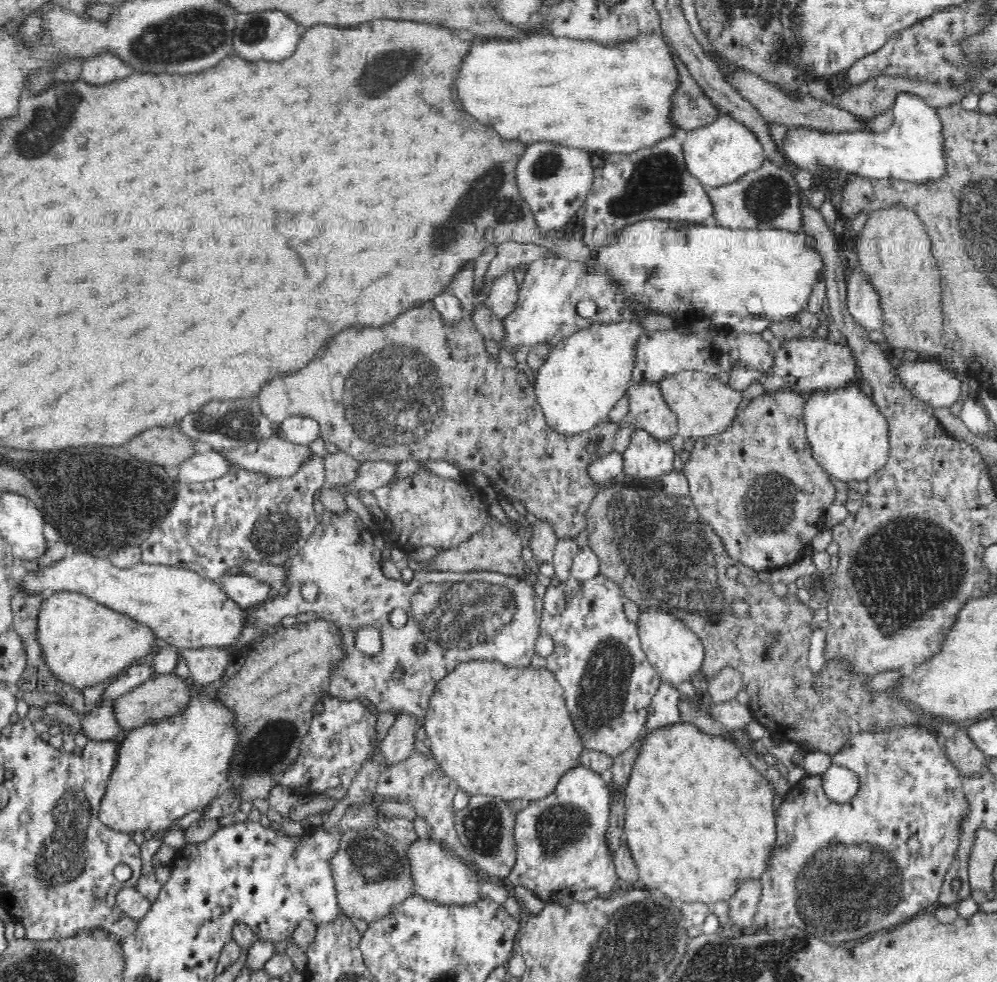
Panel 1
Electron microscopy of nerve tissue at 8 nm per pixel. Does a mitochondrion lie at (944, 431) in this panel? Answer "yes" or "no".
no

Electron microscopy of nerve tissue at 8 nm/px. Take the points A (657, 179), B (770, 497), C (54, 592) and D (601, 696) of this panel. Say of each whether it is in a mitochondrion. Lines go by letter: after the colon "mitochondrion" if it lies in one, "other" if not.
A: mitochondrion
B: mitochondrion
C: other
D: mitochondrion

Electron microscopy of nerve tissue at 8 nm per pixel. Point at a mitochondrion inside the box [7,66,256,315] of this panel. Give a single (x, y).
(69, 105)

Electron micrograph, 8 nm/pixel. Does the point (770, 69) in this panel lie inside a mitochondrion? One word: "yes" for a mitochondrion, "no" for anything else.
no

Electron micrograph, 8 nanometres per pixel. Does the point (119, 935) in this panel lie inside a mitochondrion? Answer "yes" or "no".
no

